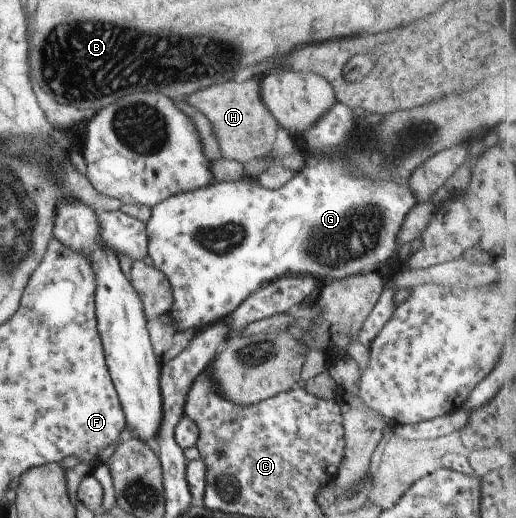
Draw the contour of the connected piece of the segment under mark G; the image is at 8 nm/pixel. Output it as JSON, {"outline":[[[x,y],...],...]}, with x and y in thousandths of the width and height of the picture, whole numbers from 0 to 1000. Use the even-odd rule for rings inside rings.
{"outline":[[[653,197],[641,212],[634,212],[595,255],[587,255],[587,274],[591,286],[599,290],[599,313],[566,344],[537,367],[521,367],[519,363],[506,363],[496,347],[486,344],[471,344],[455,351],[424,351],[413,349],[393,363],[382,363],[374,371],[355,371],[355,375],[341,375],[329,378],[308,390],[293,403],[293,417],[283,432],[285,459],[287,459],[287,490],[297,502],[297,514],[306,517],[328,542],[331,550],[331,568],[335,568],[335,587],[331,587],[331,602],[324,606],[333,618],[339,645],[357,641],[366,635],[376,635],[380,643],[384,637],[417,625],[424,618],[436,616],[444,610],[484,568],[508,552],[519,548],[550,531],[601,529],[610,533],[616,542],[645,542],[684,531],[711,529],[715,525],[729,525],[731,514],[738,514],[746,502],[754,502],[767,490],[769,479],[769,452],[781,440],[785,417],[793,413],[793,405],[808,394],[808,382],[800,378],[791,351],[769,351],[766,347],[719,347],[711,340],[696,340],[688,326],[682,326],[672,309],[672,293],[676,293],[676,266],[680,255],[688,255],[692,241],[692,226],[688,212],[676,205],[665,205]]]}

